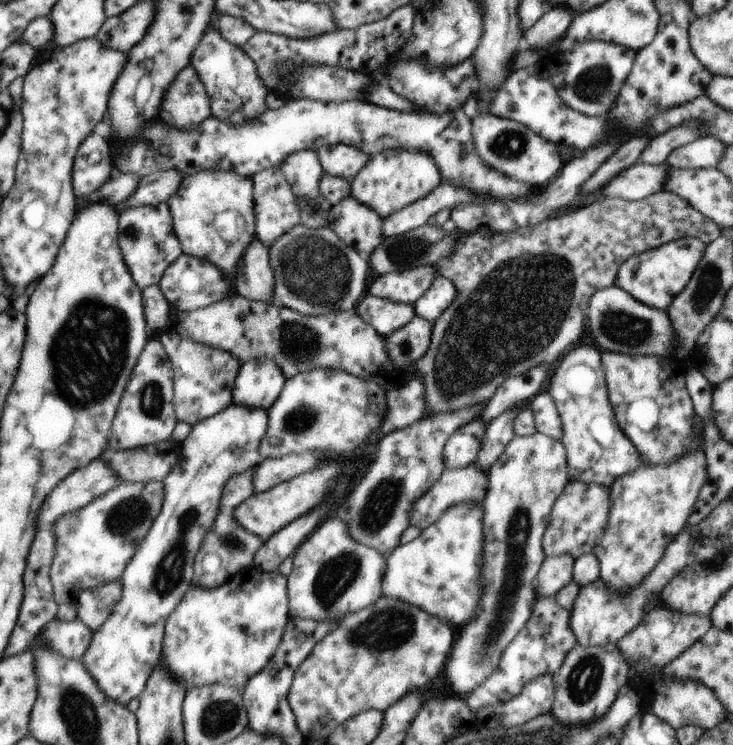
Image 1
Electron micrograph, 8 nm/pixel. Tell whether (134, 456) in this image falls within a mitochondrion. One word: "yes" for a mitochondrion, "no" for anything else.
no

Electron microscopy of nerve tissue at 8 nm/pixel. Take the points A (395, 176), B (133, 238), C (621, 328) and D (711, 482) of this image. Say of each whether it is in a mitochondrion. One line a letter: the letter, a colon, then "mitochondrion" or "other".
A: other
B: mitochondrion
C: mitochondrion
D: other

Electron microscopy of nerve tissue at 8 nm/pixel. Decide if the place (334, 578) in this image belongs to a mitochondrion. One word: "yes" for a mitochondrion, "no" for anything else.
yes

